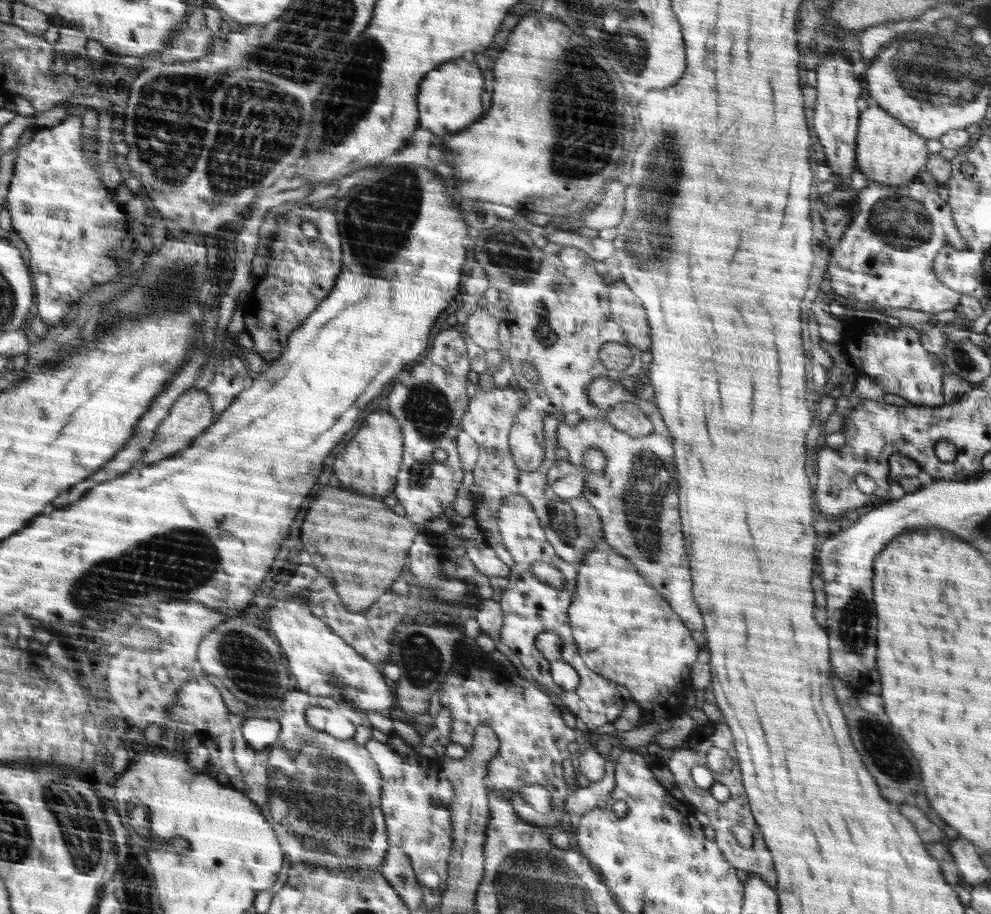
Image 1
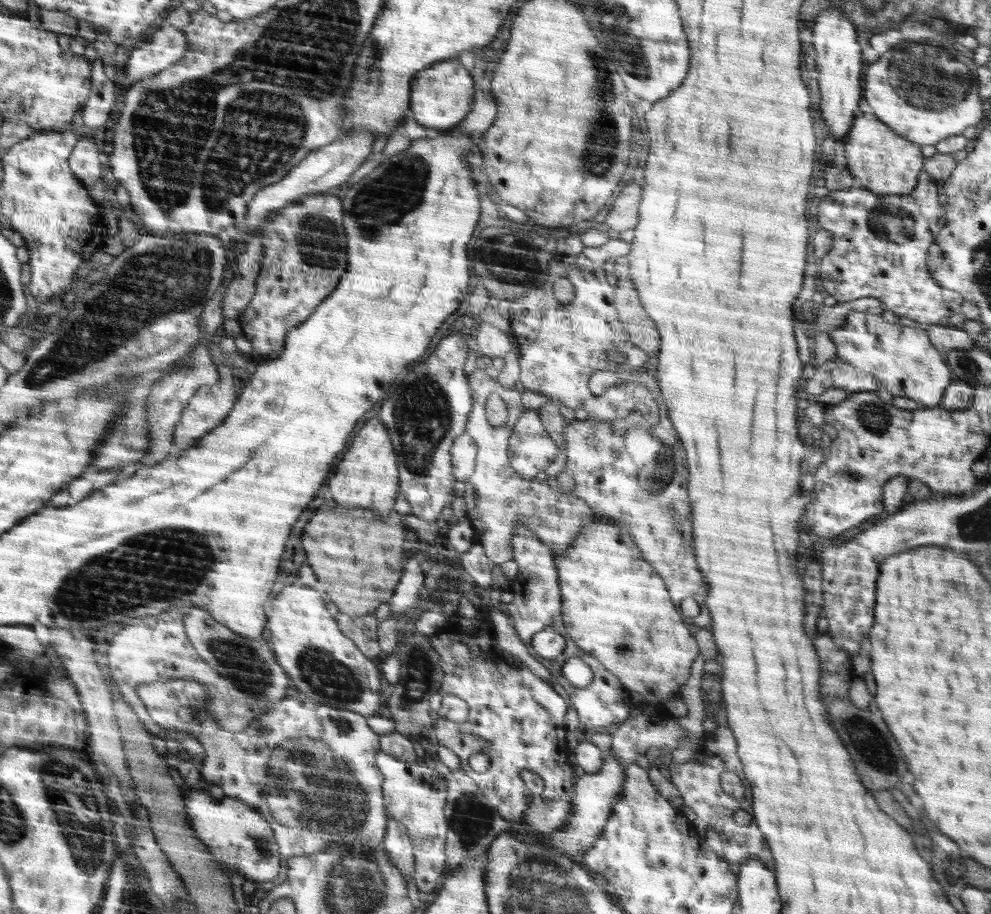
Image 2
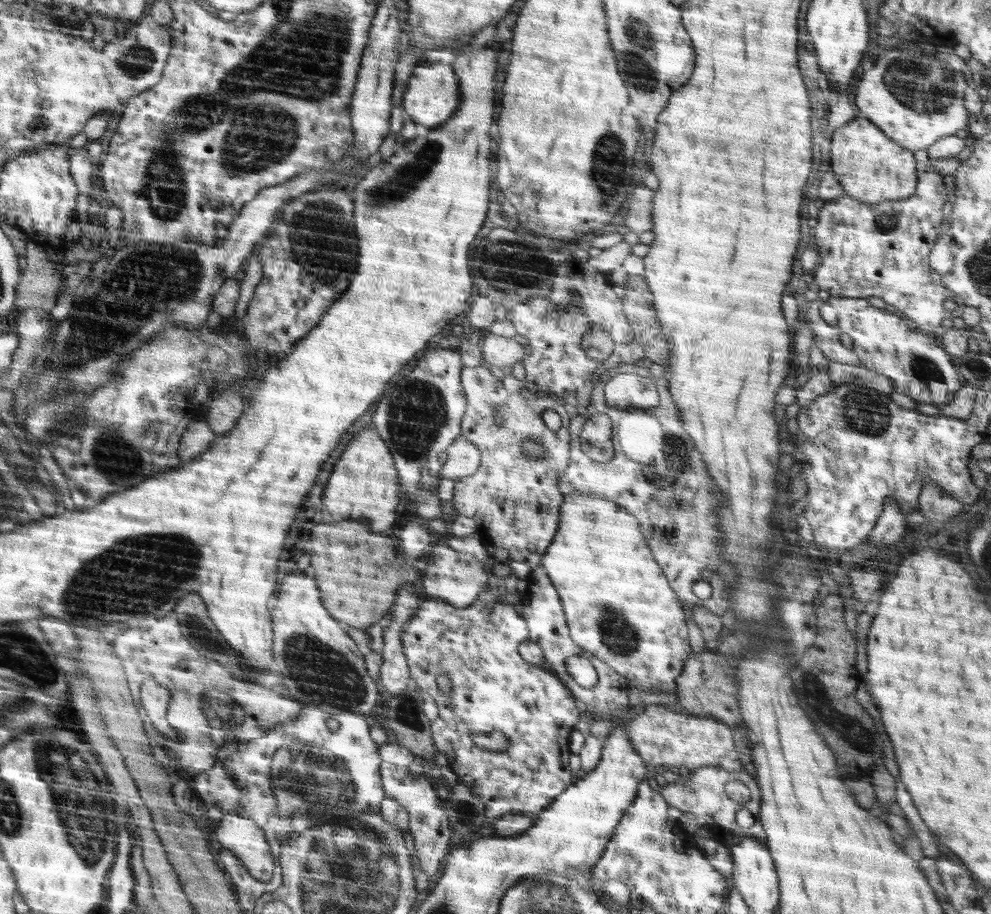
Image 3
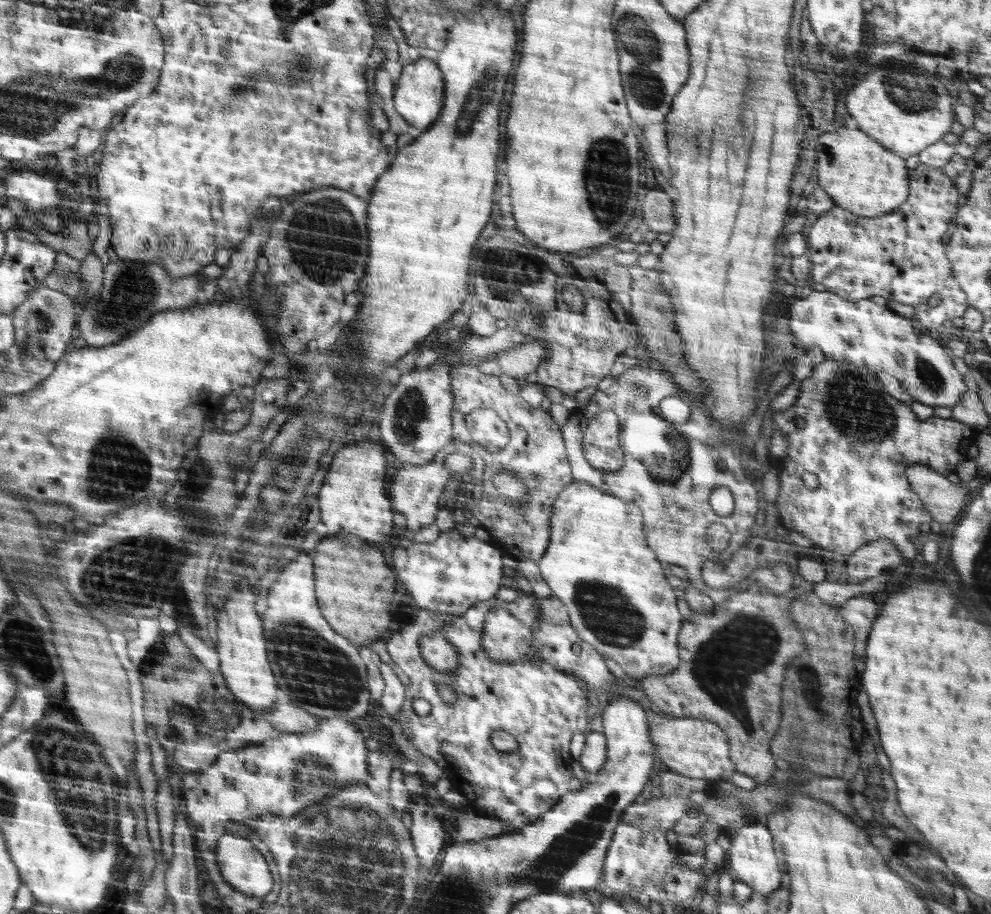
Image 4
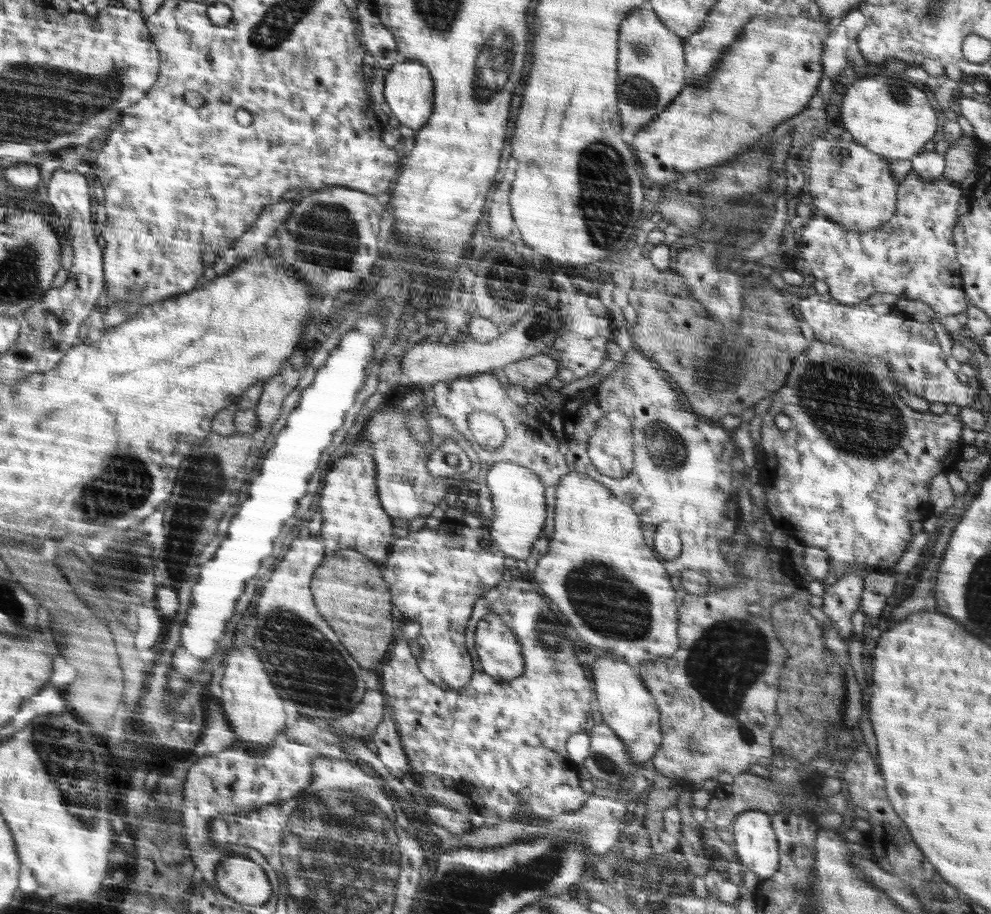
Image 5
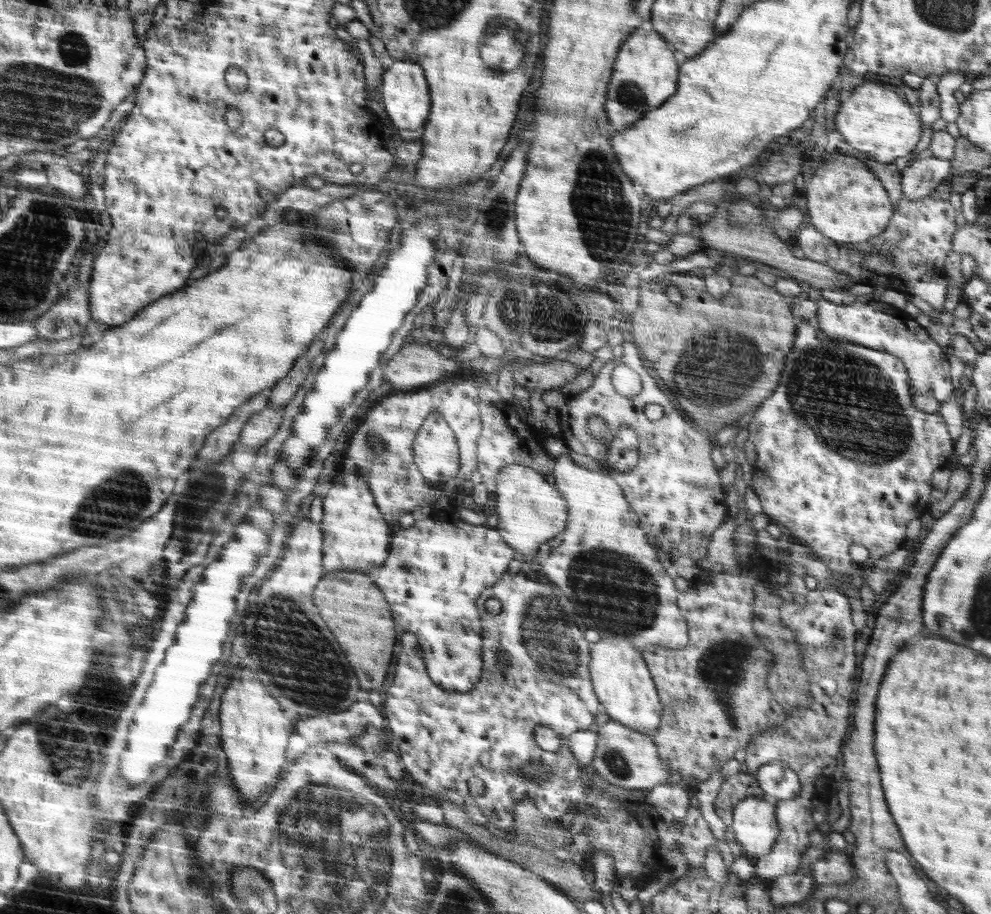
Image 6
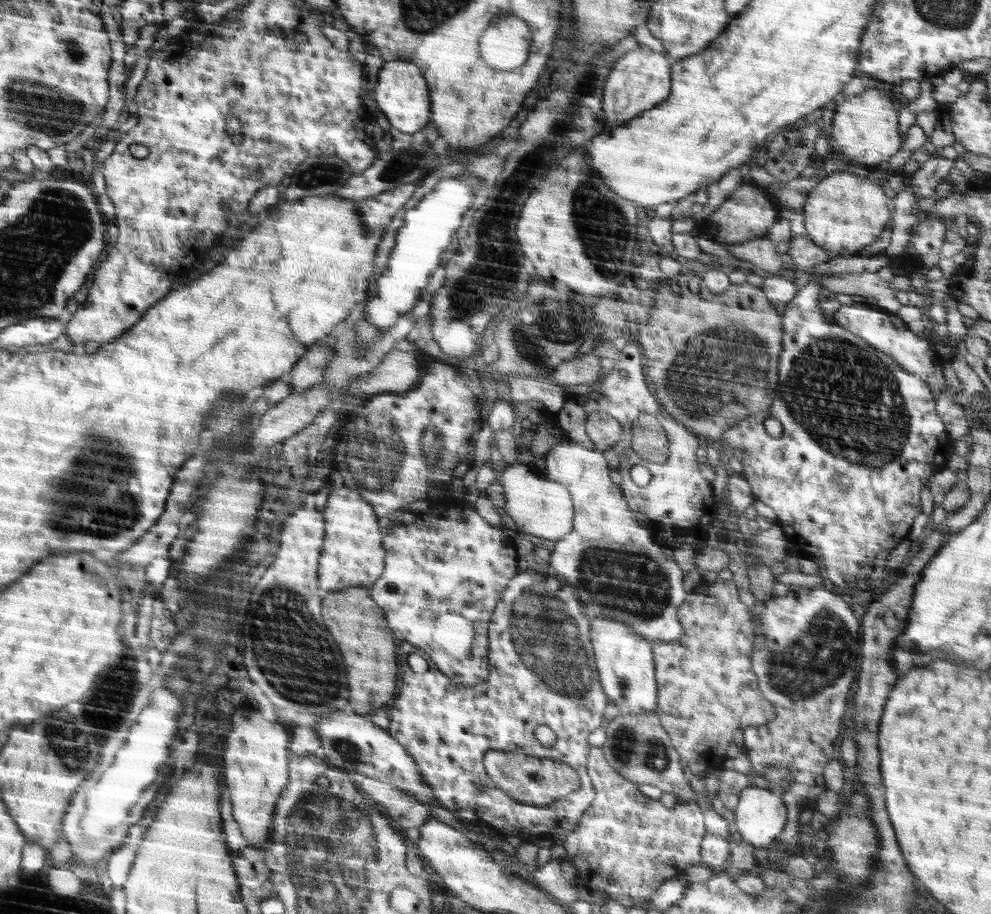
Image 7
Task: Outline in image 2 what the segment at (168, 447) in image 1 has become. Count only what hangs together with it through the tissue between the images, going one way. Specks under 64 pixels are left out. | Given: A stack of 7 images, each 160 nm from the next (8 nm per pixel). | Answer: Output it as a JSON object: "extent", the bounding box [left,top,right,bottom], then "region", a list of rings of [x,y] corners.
{"extent":[173,362,238,451],"region":[[[223,362],[216,364],[220,380],[216,384],[201,385],[188,401],[187,407],[182,411],[179,423],[173,434],[173,444],[182,451],[185,451],[197,443],[198,438],[210,432],[213,428],[220,426],[227,414],[233,409],[237,401],[238,393],[234,389],[232,381],[232,369],[228,368]]]}

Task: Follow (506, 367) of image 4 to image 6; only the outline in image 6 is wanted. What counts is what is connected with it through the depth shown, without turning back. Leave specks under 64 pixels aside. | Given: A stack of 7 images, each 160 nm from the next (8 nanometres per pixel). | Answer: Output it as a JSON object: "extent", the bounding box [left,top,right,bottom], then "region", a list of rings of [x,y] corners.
{"extent":[513,356,578,430],"region":[[[564,356],[539,362],[515,362],[513,379],[515,384],[530,392],[531,415],[526,421],[530,427],[542,430],[548,407],[541,401],[544,392],[561,388],[578,376],[578,367],[565,360]]]}

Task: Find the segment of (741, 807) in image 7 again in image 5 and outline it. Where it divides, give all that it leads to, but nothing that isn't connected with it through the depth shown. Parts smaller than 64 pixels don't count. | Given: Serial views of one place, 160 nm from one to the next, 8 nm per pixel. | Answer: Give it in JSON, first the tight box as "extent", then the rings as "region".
{"extent":[733,810,778,883],"region":[[[748,810],[742,812],[733,823],[734,829],[734,849],[738,853],[740,863],[744,870],[753,870],[758,876],[760,883],[772,878],[778,870],[778,843],[770,824],[768,814],[758,812],[758,810]]]}

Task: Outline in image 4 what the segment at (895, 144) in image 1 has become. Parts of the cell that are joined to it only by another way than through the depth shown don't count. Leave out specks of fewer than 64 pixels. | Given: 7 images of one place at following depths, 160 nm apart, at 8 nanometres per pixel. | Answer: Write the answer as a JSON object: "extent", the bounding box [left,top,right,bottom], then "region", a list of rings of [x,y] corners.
{"extent":[814,128,909,218],"region":[[[832,128],[826,134],[819,136],[815,151],[819,170],[814,183],[830,195],[835,206],[854,213],[856,216],[872,218],[872,216],[888,215],[906,202],[909,196],[909,169],[906,168],[905,159],[897,153],[890,152],[885,145],[880,144],[860,129]]]}

